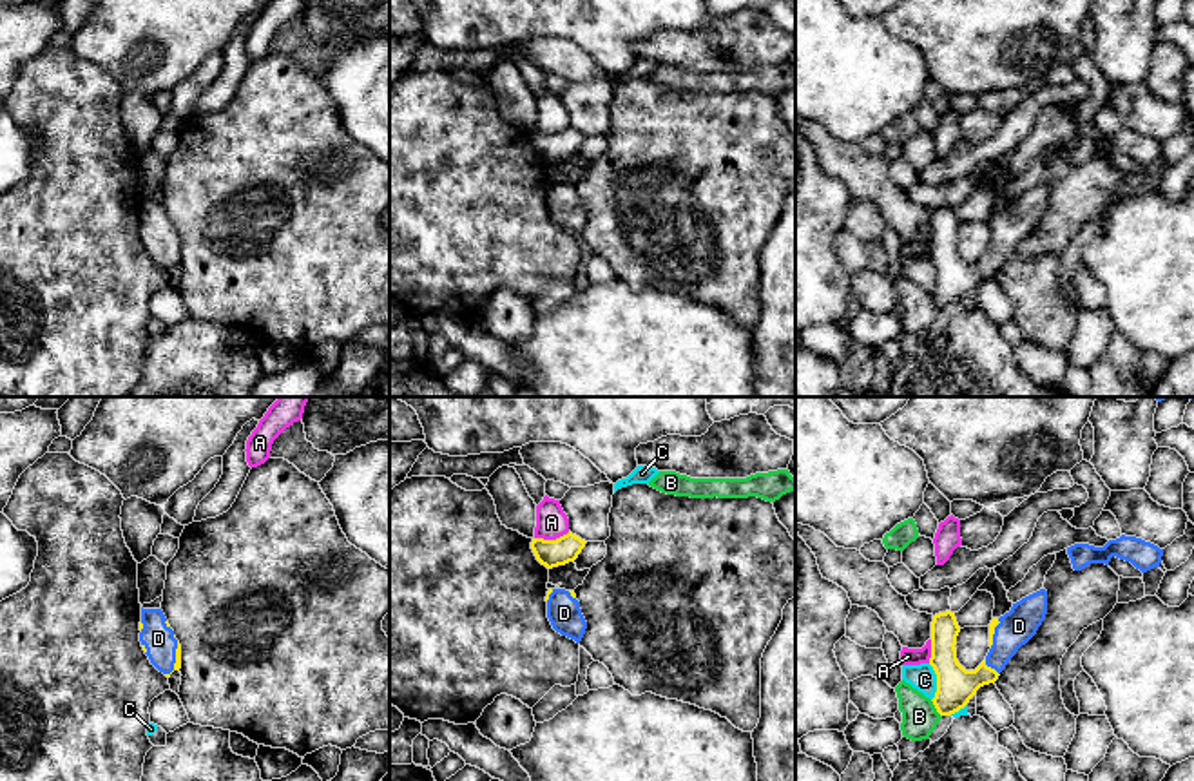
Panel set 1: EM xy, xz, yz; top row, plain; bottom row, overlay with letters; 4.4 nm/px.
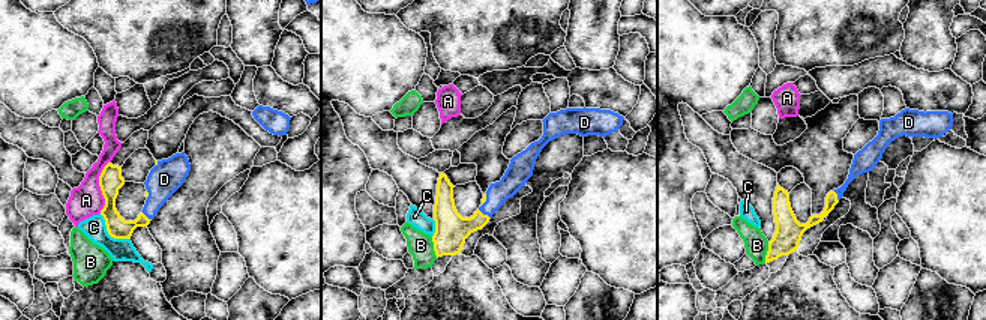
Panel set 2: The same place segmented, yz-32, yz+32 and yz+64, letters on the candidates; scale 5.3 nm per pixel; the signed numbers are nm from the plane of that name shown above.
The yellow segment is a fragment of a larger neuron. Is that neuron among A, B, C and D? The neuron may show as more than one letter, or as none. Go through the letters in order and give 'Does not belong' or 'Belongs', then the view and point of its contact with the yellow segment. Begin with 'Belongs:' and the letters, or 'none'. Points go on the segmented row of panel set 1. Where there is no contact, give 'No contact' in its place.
Belongs: D
A: Does not belong. Touches yellow at xz (551, 540)
B: Does not belong. Touches yellow at yz (935, 707)
C: Does not belong. Touches yellow at yz (937, 682)
D: Belongs. Touches yellow at yz (990, 667)

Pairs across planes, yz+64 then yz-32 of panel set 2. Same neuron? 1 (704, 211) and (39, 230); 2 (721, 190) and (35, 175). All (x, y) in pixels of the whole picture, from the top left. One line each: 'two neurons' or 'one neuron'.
1: two neurons
2: one neuron

